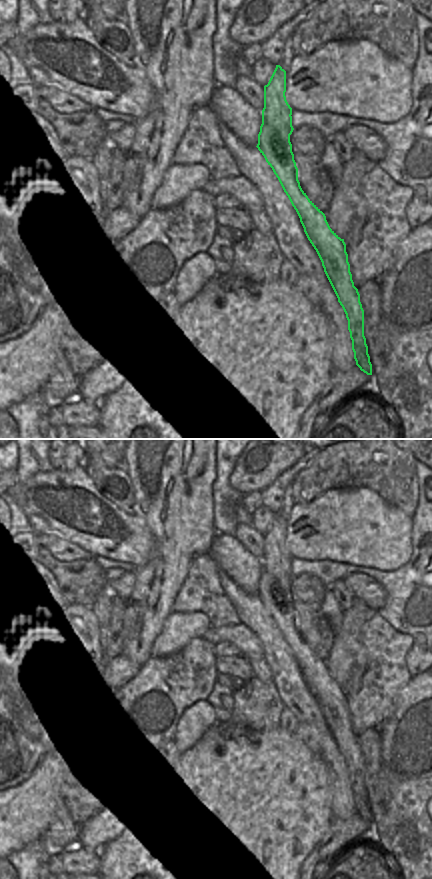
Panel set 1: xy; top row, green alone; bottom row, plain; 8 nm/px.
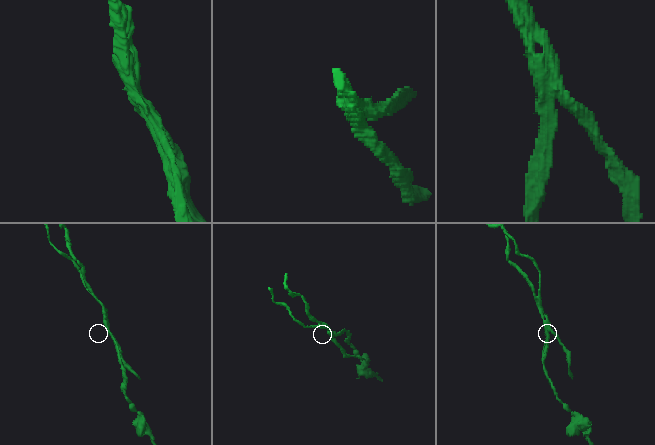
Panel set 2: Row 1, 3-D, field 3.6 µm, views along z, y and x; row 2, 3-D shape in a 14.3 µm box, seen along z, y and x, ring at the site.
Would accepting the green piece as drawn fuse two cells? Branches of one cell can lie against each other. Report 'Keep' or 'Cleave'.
Cleave

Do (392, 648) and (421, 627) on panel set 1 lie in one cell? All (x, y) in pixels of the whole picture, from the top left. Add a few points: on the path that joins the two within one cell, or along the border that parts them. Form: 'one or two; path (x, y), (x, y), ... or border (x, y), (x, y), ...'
two; border (389, 623), (411, 638), (406, 658)

